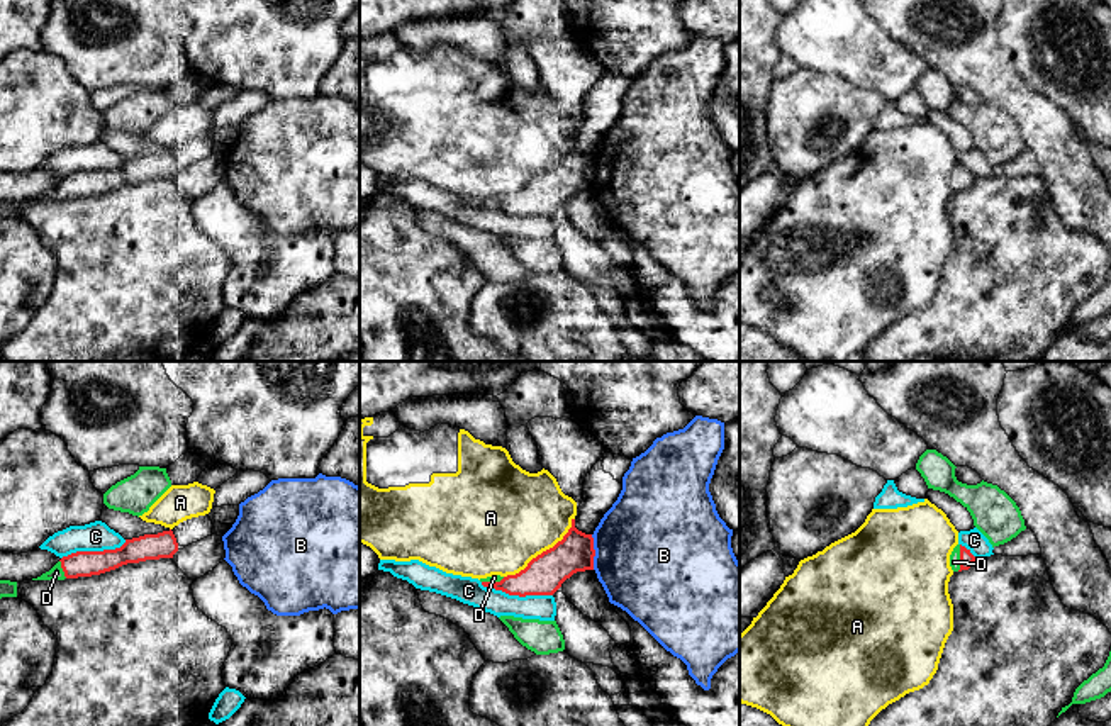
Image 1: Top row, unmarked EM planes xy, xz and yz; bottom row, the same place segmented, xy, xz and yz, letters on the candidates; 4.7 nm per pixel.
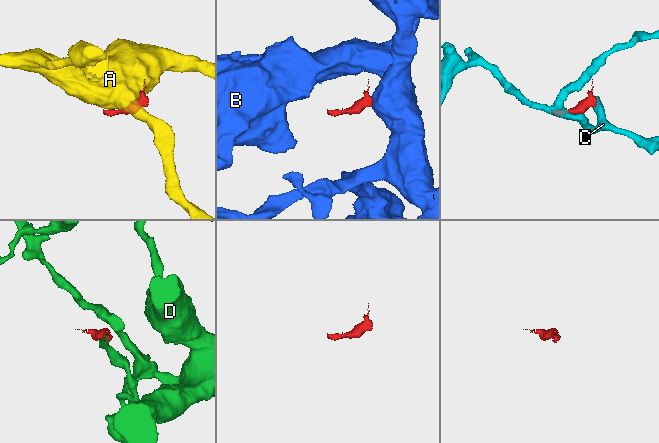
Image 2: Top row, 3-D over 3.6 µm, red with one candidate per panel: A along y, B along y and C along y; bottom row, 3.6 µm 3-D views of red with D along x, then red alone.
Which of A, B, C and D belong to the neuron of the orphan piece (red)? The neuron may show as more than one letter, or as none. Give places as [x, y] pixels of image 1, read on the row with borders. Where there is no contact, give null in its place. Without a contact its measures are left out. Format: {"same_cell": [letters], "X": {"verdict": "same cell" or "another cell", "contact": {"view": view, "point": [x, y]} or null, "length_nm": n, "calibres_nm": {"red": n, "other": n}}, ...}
{"same_cell": ["D"], "A": {"verdict": "another cell", "contact": {"view": "xz", "point": [543, 552]}, "length_nm": 440, "calibres_nm": {"red": 190, "other": 480}}, "B": {"verdict": "another cell", "contact": {"view": "xz", "point": [594, 552]}, "length_nm": 170, "calibres_nm": {"red": 180, "other": 500}}, "C": {"verdict": "another cell", "contact": {"view": "xz", "point": [516, 594]}, "length_nm": 360, "calibres_nm": {"red": 190, "other": 130}}, "D": {"verdict": "same cell", "contact": {"view": "yz", "point": [960, 558]}, "length_nm": 130, "calibres_nm": {"red": 70, "other": 50}}}

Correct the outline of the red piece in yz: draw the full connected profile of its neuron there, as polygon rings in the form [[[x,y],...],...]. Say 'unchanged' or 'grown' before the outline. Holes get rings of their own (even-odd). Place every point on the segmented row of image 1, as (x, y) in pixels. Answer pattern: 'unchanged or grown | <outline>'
grown | [[[957,544],[950,555],[950,567],[953,572],[969,570],[975,561],[975,556],[962,544]]]

